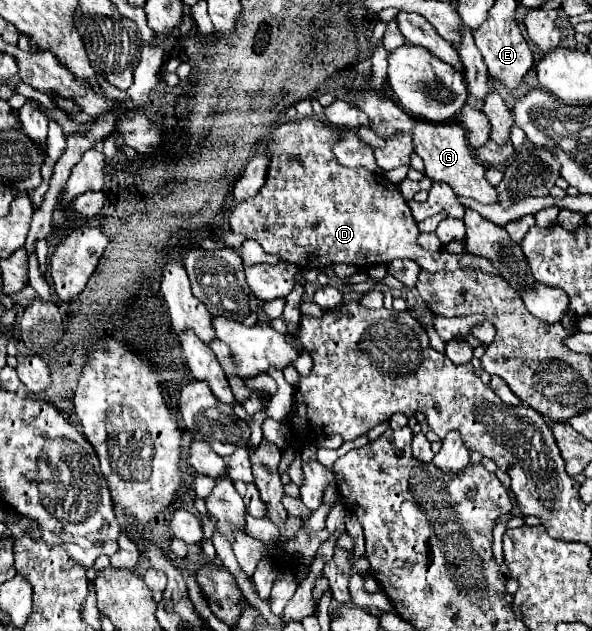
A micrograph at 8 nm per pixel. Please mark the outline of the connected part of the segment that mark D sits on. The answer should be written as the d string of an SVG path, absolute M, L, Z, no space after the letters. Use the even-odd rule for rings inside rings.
M295 118L281 124L277 130L293 130L293 132L279 132L269 142L271 162L267 170L267 182L257 192L257 196L247 198L245 202L237 204L231 212L231 228L237 234L257 240L265 252L275 254L283 260L299 264L303 270L309 268L329 268L333 264L351 264L369 268L373 264L387 264L395 258L409 258L415 260L425 270L455 270L463 266L479 268L489 274L499 274L489 260L473 256L473 254L451 254L445 250L439 252L425 252L417 244L417 222L411 216L411 208L407 200L401 196L399 188L389 182L381 174L373 174L367 170L351 170L341 166L333 156L333 144L339 138L337 130L331 124L325 124L315 118Z

